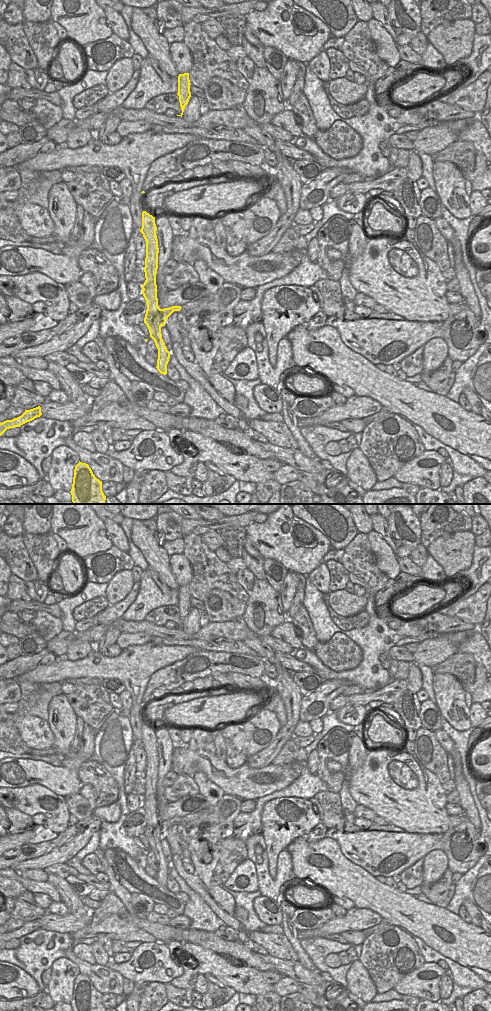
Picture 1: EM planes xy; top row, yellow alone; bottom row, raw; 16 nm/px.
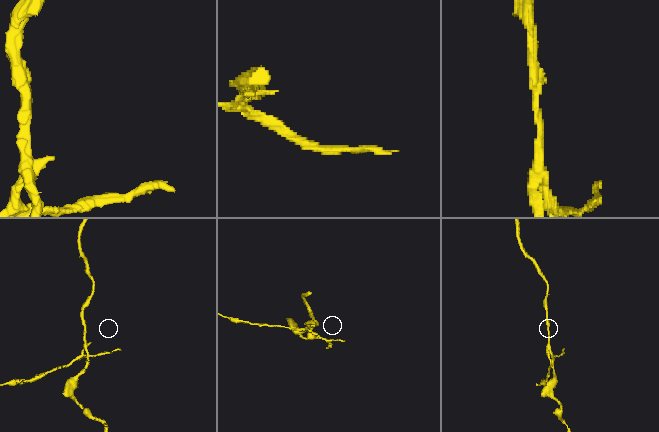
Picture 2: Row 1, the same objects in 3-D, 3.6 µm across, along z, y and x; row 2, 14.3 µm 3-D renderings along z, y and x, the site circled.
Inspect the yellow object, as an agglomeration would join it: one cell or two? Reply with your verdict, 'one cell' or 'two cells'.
two cells

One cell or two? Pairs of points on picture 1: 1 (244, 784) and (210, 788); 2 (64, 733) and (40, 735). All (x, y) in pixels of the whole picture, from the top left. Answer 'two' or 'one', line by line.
1: two
2: two

